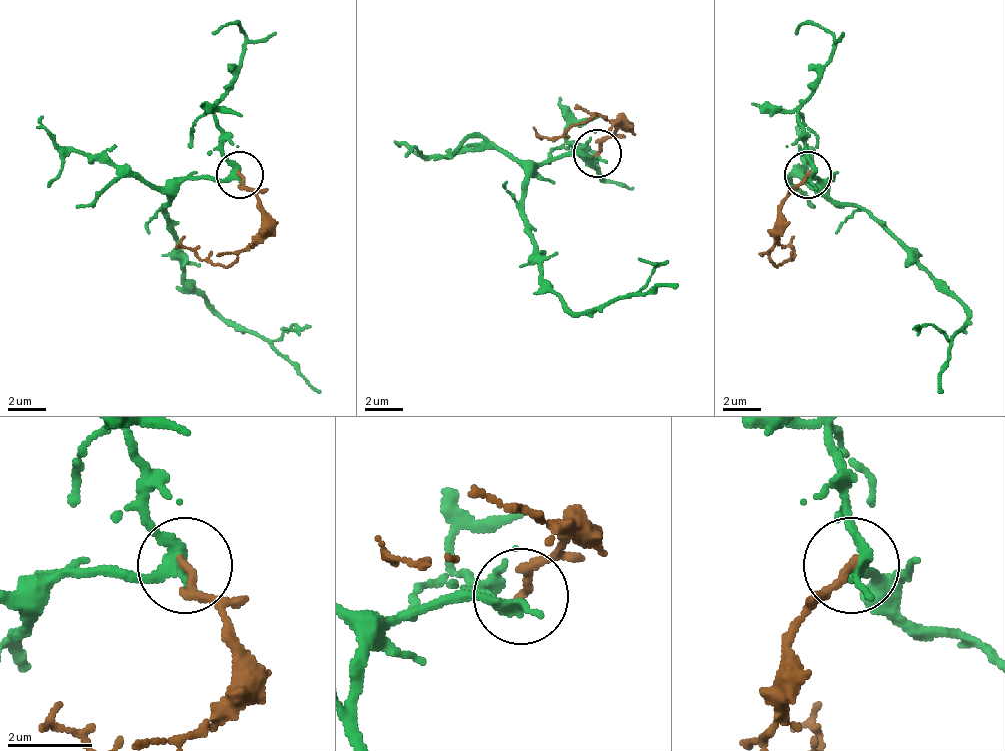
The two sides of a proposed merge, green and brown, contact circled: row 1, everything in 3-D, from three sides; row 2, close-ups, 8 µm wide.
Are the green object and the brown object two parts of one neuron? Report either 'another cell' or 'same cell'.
another cell

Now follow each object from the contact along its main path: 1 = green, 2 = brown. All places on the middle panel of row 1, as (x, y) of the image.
1: (596, 157), (549, 157), (525, 180), (525, 209), (539, 275), (577, 313), (620, 299), (676, 289)
2: (596, 152), (620, 124), (586, 119), (558, 138), (534, 128)

